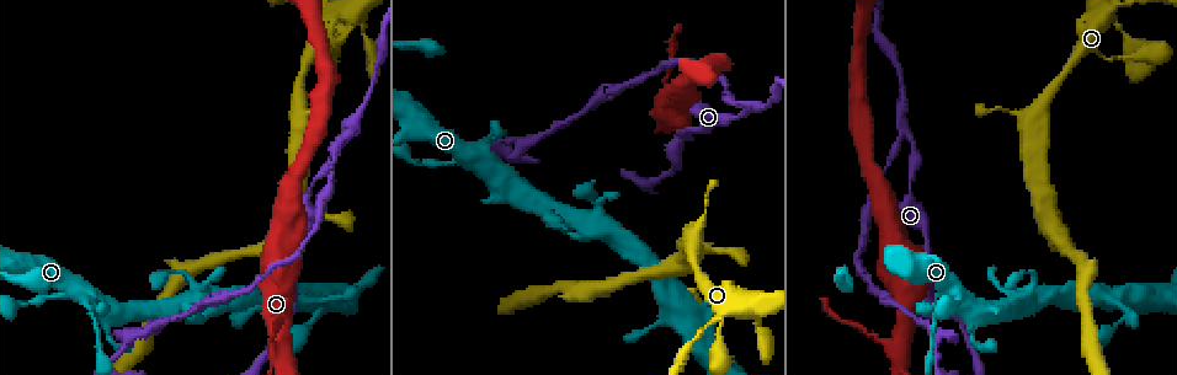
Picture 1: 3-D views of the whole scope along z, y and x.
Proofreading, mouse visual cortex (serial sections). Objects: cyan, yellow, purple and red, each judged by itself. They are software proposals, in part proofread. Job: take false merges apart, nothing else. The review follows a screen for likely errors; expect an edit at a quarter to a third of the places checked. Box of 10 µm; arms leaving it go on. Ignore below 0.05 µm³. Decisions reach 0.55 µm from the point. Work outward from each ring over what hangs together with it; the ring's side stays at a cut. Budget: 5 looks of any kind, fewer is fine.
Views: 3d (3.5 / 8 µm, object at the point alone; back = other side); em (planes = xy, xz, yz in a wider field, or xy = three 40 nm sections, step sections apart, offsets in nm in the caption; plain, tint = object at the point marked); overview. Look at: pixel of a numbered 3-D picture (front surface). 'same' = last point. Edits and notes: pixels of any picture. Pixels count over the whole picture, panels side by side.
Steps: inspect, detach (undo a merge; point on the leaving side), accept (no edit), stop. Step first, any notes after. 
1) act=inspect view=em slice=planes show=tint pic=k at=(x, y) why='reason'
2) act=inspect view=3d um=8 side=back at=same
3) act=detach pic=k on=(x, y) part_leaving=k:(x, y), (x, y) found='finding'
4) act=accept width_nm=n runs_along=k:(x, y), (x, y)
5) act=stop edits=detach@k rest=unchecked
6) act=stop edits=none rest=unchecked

act=inspect view=em slice=xy step=1 show=tint pic=1 at=(744, 114) why='three-way junction'

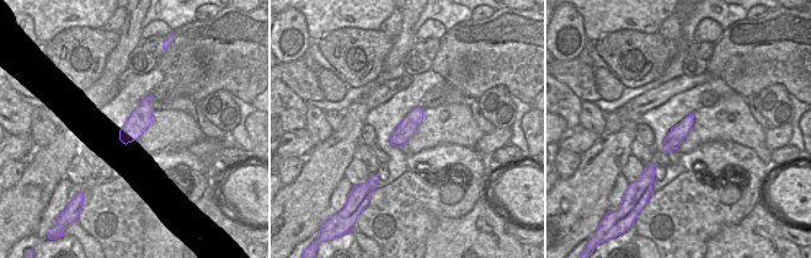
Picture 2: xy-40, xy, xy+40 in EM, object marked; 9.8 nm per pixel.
act=inspect view=3d um=3.5 at=same why='see where the arms go'

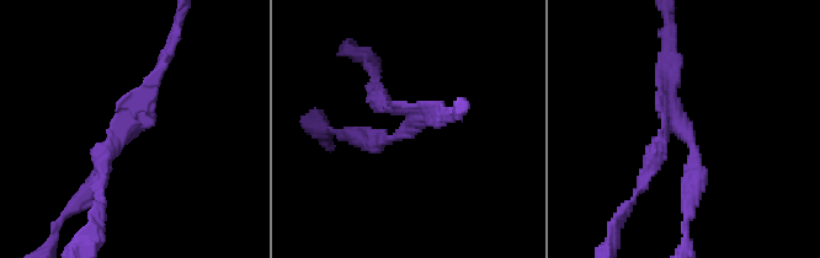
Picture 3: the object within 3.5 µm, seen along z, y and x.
act=detach pic=3 on=(649, 166) width_nm=170 part_leaving=3:(666, 138), (612, 238) found='two cells meet here'

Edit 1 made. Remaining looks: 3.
act=inspect view=3d um=3.5 pic=1 at=(477, 149) why='thin arm on a thick one'

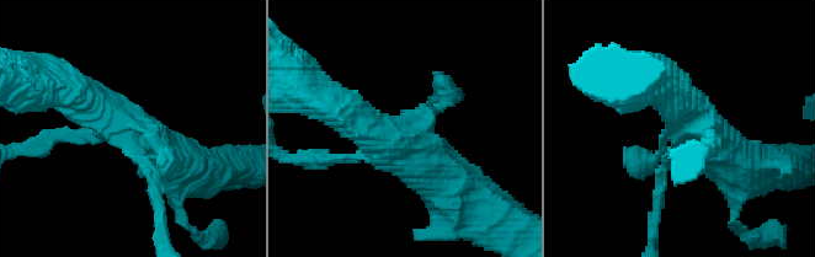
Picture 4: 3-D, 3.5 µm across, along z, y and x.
act=inspect view=em slice=xy step=1 show=tint pic=4 at=(134, 144) why='need the tissue'

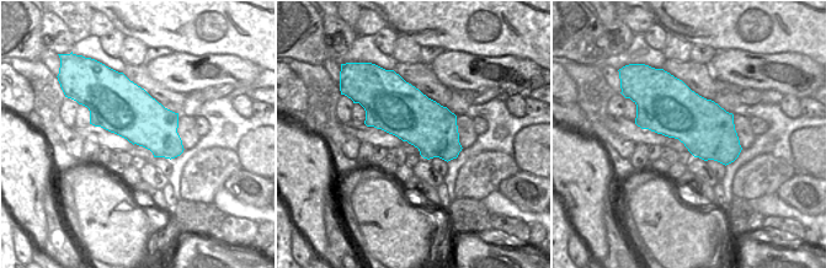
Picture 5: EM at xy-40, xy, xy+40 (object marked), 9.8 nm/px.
act=accept found='one cell here'

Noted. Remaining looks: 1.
act=stop edits=detach@3 rest=unchecked

